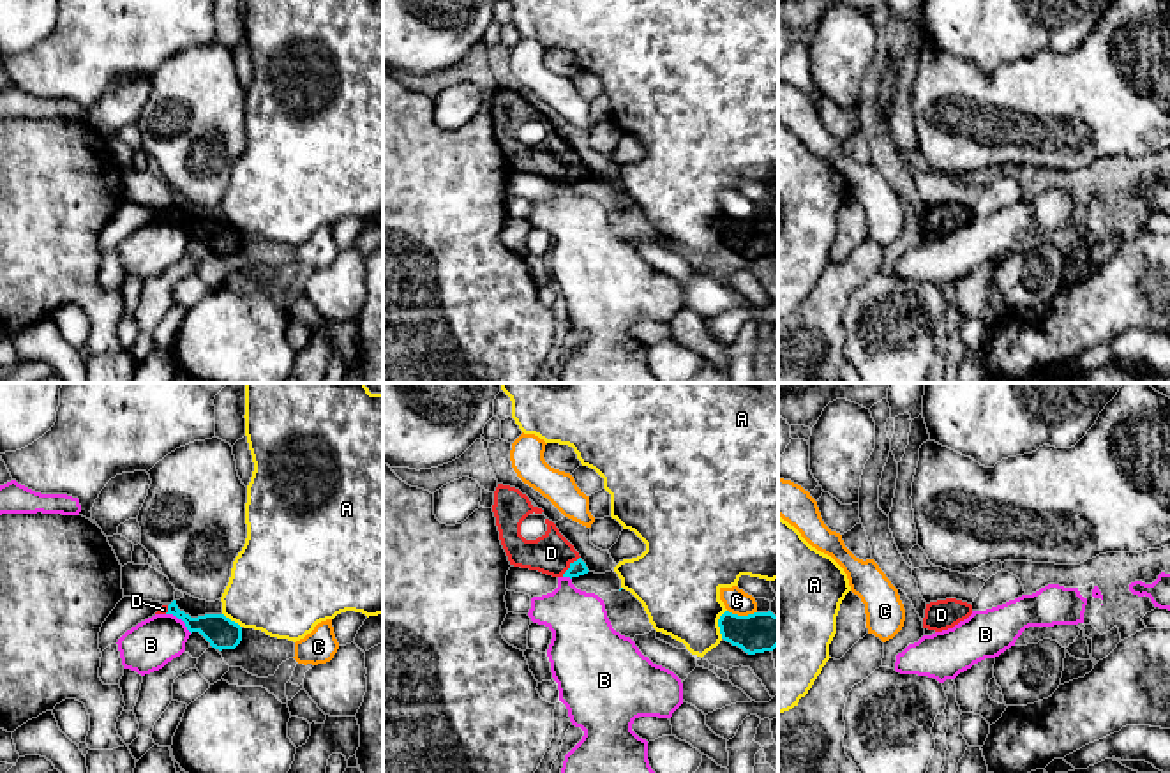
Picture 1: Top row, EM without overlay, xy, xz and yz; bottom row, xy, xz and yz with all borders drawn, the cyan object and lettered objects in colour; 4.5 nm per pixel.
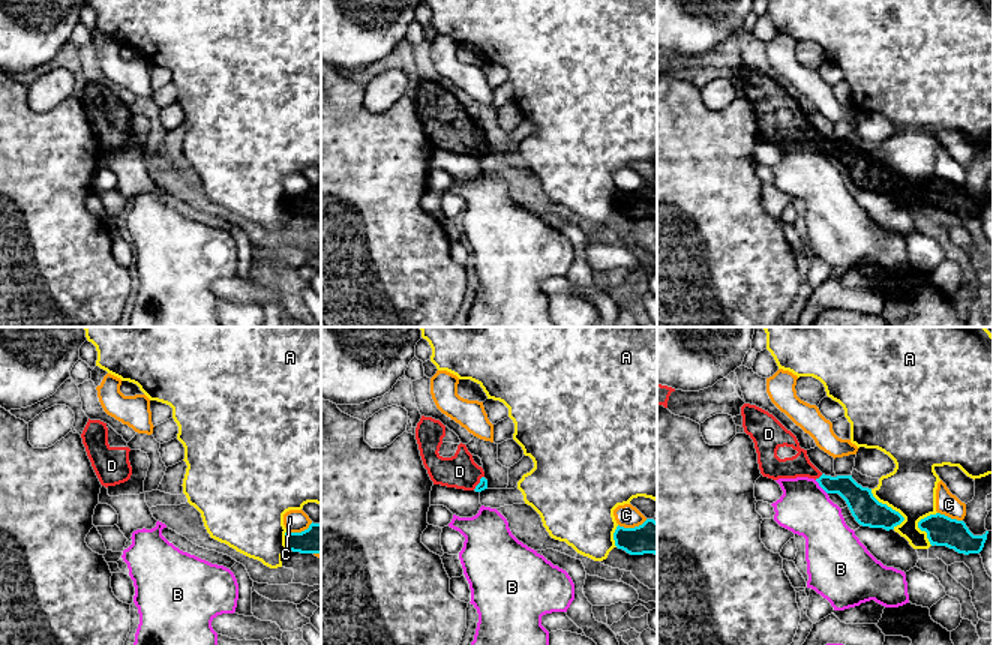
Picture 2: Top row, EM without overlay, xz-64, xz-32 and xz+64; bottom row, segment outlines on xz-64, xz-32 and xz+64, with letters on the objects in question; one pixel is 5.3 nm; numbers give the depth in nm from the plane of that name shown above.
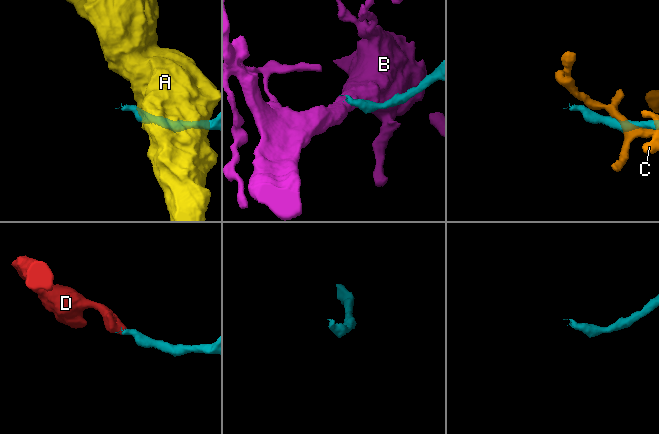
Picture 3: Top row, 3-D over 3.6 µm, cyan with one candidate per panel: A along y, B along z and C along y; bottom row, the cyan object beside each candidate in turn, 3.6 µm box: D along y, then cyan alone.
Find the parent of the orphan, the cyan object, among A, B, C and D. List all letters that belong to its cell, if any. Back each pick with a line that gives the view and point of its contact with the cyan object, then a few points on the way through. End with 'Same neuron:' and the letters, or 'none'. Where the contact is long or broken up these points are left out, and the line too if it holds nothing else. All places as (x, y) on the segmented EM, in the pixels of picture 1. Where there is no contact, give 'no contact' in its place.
D: xz (570, 567) | across xz (577, 567), (570, 567), (551, 553)
Same neuron: D

